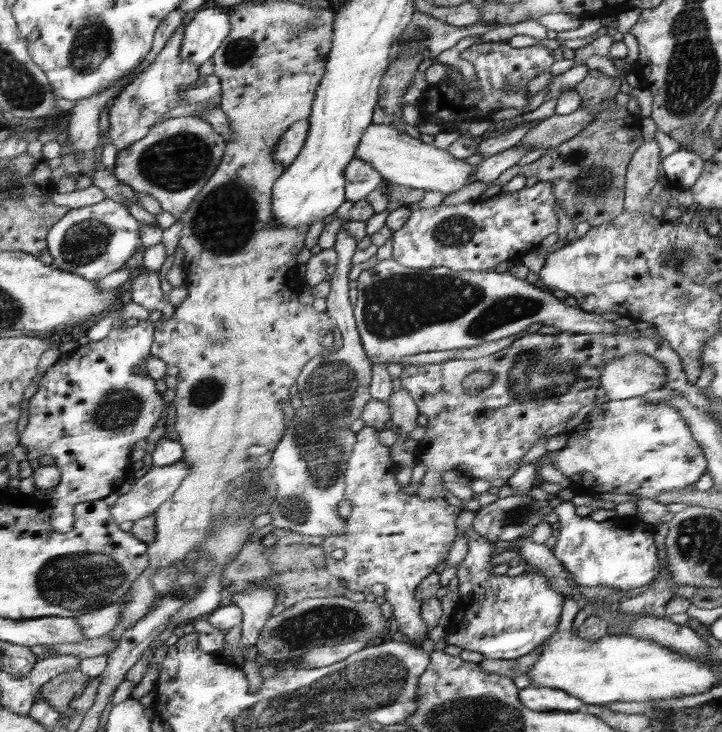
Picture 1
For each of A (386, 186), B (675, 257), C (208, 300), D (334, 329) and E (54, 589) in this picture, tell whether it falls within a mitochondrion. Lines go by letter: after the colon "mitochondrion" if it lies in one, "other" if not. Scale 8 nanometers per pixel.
A: other
B: mitochondrion
C: other
D: other
E: mitochondrion

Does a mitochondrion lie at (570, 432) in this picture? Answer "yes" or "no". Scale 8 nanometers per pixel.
no

